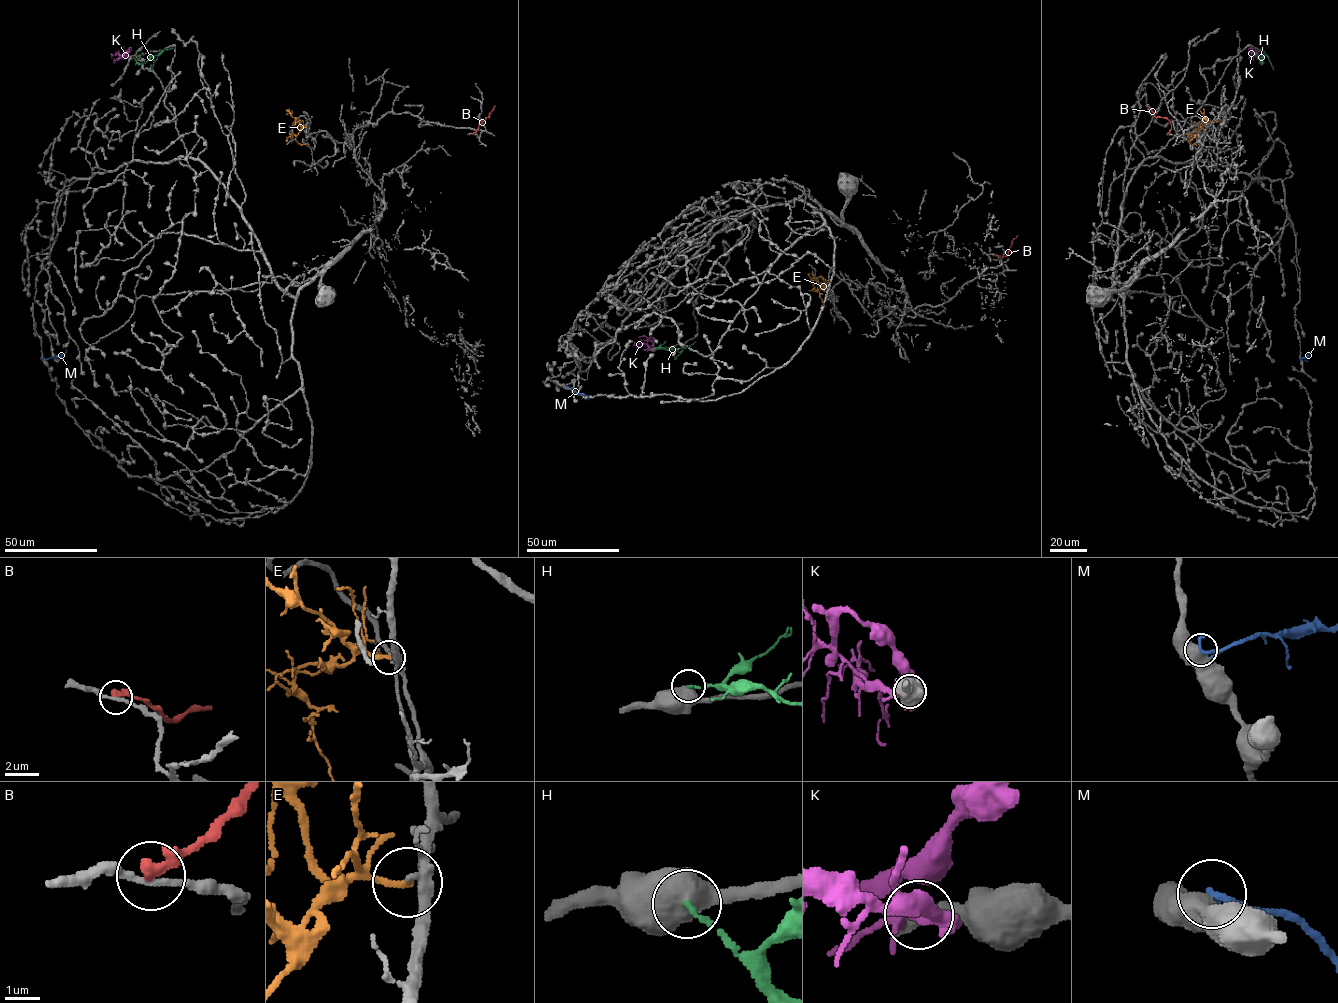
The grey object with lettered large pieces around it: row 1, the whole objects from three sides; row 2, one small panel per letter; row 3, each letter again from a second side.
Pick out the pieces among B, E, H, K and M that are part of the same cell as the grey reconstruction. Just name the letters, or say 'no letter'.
no letter

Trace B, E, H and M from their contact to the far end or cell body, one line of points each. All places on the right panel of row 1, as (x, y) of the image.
B: (1168, 134), (1170, 121), (1155, 117), (1148, 106)
E: (1201, 127), (1189, 143), (1196, 145)
H: (1261, 57), (1261, 64), (1266, 55), (1255, 47)
M: (1300, 359), (1313, 350)

